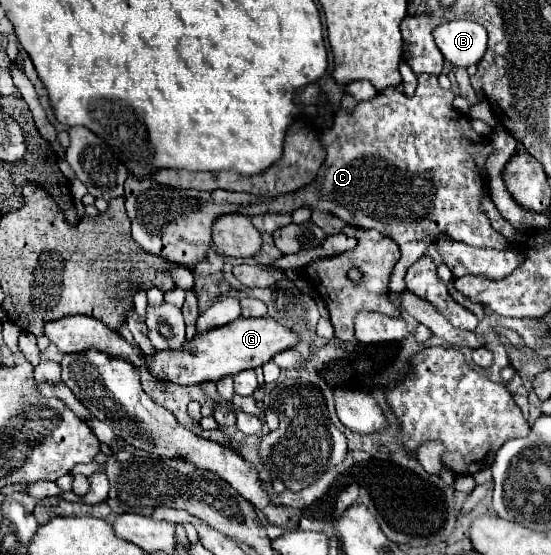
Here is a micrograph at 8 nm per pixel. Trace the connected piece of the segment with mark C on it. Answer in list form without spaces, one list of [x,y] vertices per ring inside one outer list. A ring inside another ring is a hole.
[[[421,74],[417,82],[417,92],[407,96],[397,88],[385,88],[375,98],[367,102],[359,102],[351,112],[339,110],[331,126],[325,128],[319,136],[321,146],[327,156],[319,170],[319,176],[305,188],[277,196],[277,198],[261,198],[253,194],[239,194],[227,190],[213,192],[197,192],[197,190],[161,190],[165,186],[153,180],[133,180],[125,182],[125,210],[131,220],[133,240],[147,252],[161,256],[169,262],[175,262],[185,268],[193,268],[207,258],[207,252],[213,244],[211,230],[219,216],[223,214],[293,214],[295,210],[309,206],[311,210],[321,210],[325,214],[335,214],[345,224],[363,230],[377,230],[383,236],[389,236],[401,248],[401,260],[393,268],[393,280],[389,284],[391,292],[405,290],[405,272],[407,268],[425,254],[425,248],[441,236],[449,236],[455,242],[465,242],[469,246],[479,248],[495,248],[505,250],[509,246],[507,238],[493,230],[491,220],[481,208],[481,200],[489,190],[489,172],[487,160],[495,154],[495,148],[489,138],[477,134],[471,126],[471,118],[453,108],[455,94],[451,90],[443,90],[433,74]]]

